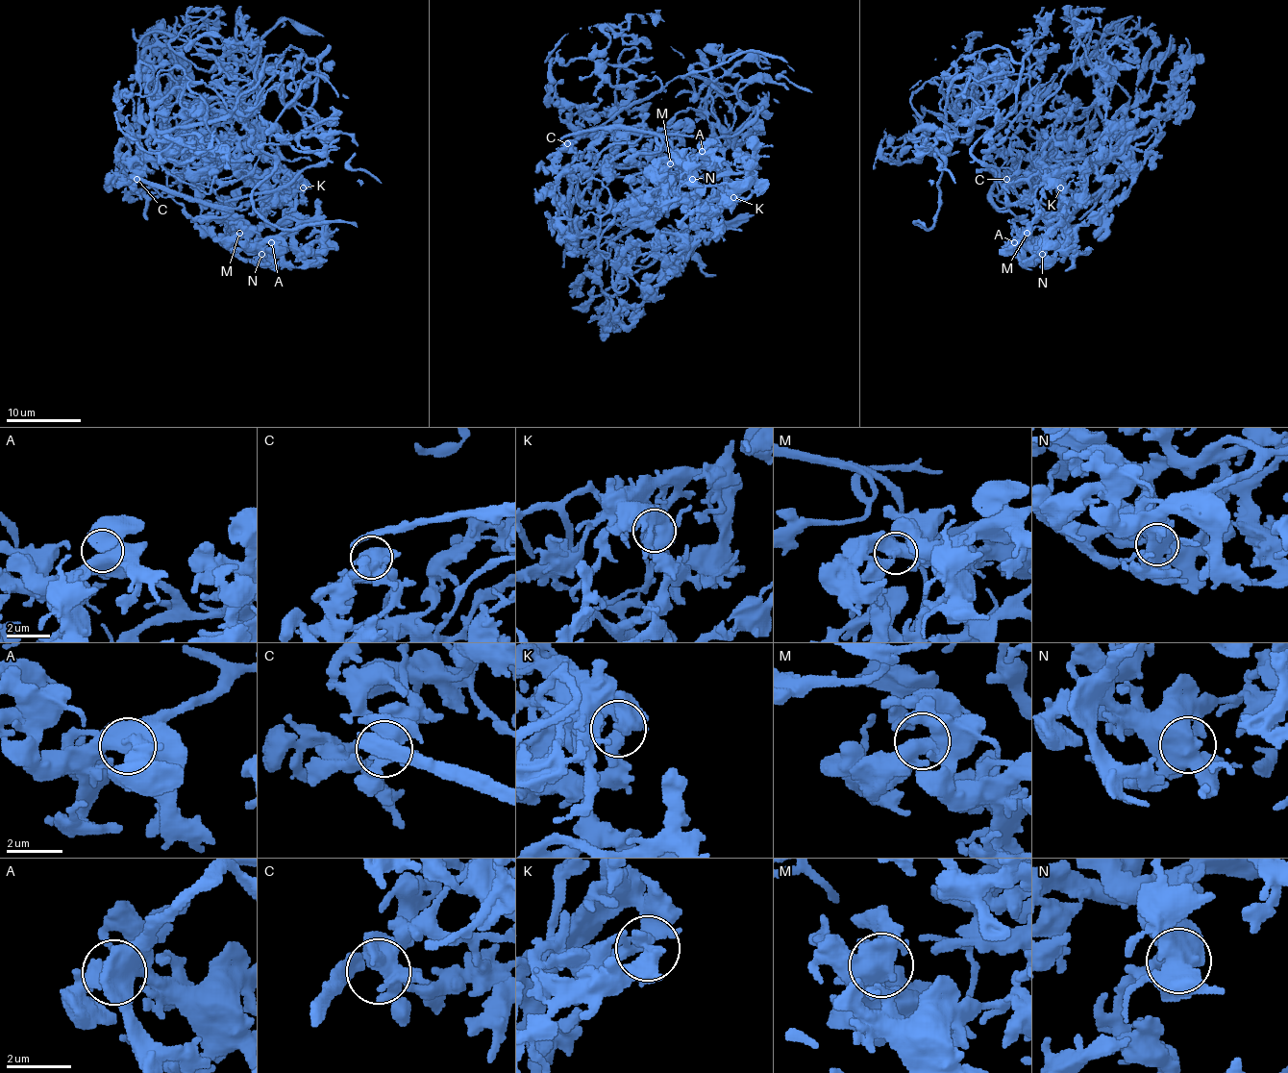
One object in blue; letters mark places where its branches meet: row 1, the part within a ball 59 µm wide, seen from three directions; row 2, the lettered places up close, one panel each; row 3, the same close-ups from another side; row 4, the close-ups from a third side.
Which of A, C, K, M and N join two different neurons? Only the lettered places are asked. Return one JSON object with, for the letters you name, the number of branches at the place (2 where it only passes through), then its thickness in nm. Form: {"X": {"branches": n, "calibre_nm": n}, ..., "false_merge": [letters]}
{"false_merge": []}

